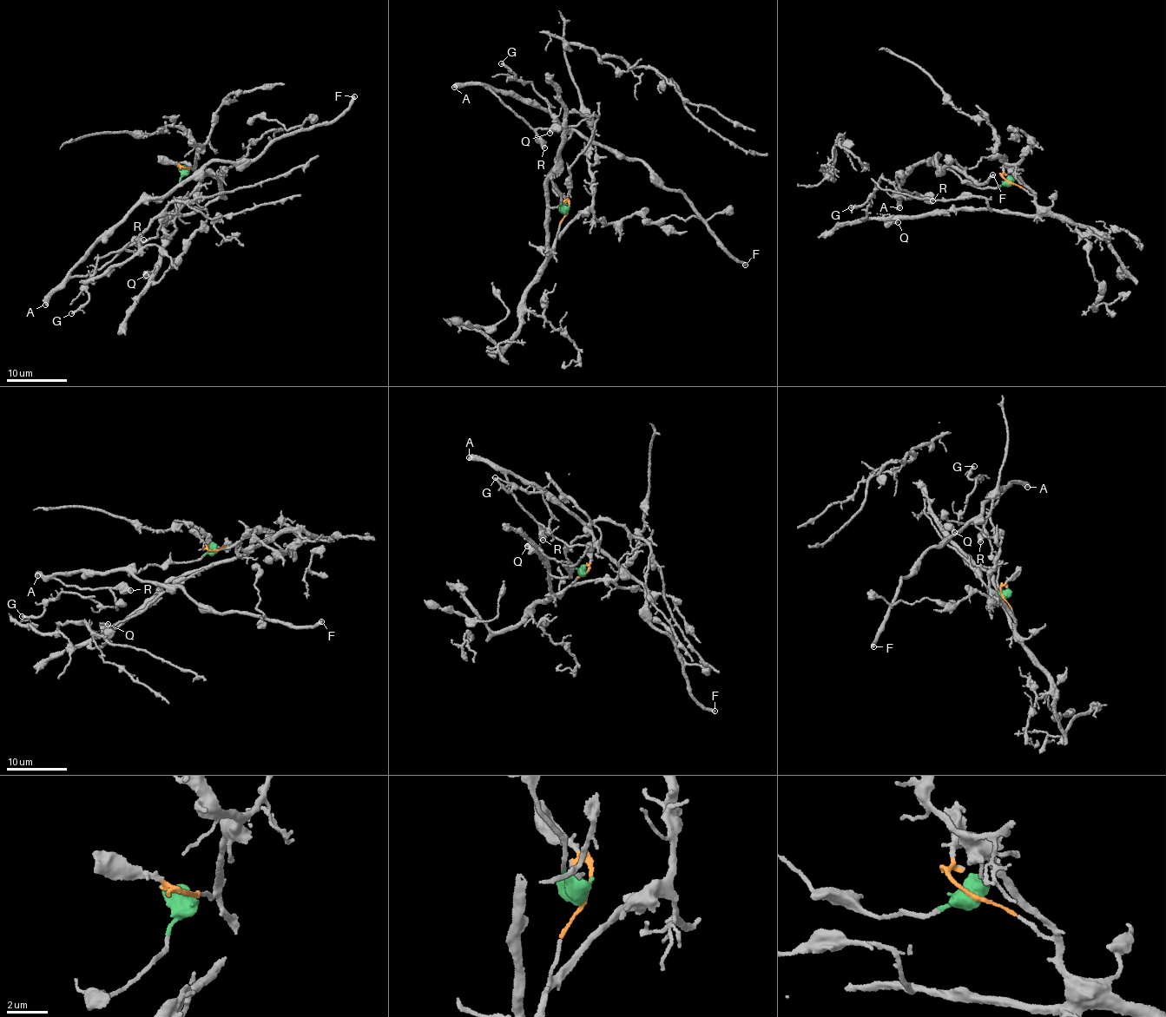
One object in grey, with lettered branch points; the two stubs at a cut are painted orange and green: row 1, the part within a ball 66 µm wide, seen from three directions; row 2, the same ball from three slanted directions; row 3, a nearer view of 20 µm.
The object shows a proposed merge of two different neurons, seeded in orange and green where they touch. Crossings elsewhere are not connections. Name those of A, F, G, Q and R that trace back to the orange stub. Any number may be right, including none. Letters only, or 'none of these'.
Q

